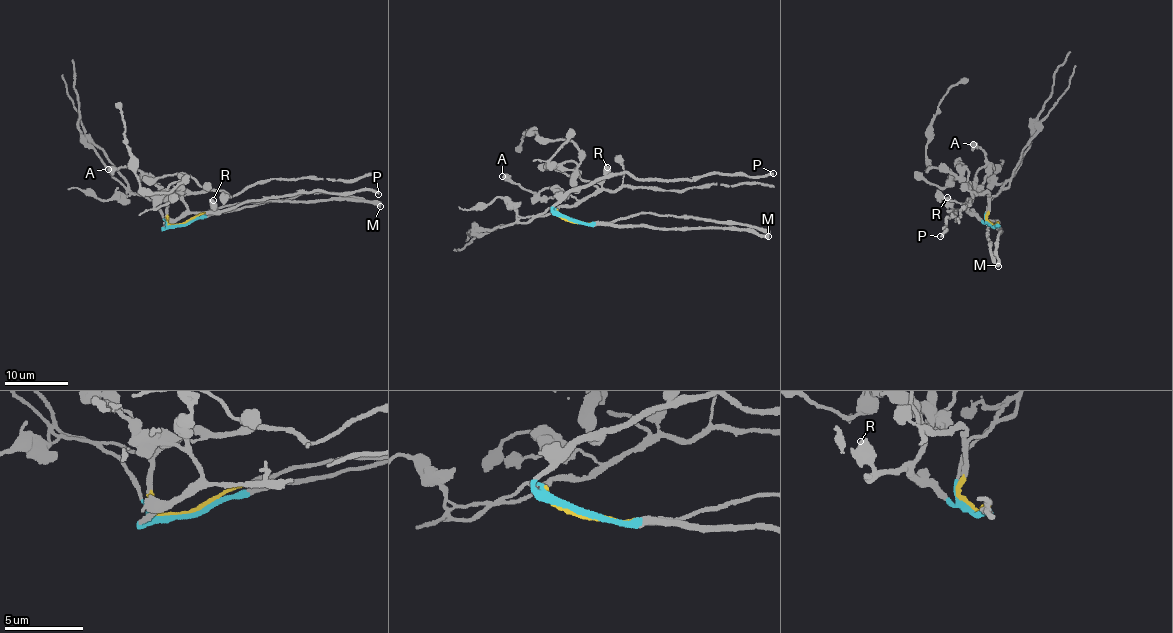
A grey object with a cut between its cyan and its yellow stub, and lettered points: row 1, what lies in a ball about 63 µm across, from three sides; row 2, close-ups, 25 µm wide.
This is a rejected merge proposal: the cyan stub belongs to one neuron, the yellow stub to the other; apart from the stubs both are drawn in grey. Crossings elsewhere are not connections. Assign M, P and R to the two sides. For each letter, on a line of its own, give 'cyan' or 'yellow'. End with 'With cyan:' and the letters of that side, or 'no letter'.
M: cyan
P: cyan
R: cyan
With cyan: M, P, R

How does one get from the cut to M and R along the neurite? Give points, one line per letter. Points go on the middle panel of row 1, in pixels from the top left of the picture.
M: (572, 220), (658, 229), (735, 228), (755, 230), (769, 237)
R: (572, 220), (561, 216), (553, 207), (561, 198), (579, 187), (603, 178), (608, 167)

